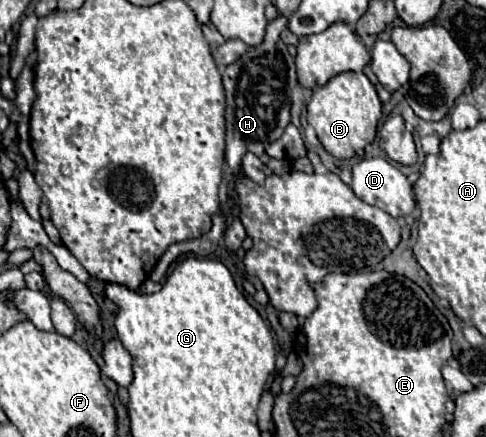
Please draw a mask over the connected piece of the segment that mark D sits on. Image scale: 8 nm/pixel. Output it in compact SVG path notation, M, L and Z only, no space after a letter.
M381 157L363 159L357 165L353 165L351 189L355 191L355 195L359 199L363 199L369 205L375 205L375 207L383 209L391 217L401 217L401 215L407 217L415 209L415 195L413 195L411 183L407 181L407 177L395 165L391 165L389 161L385 161Z

